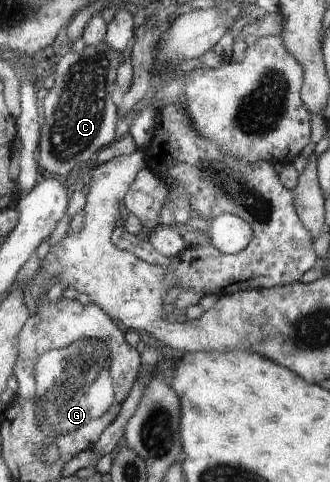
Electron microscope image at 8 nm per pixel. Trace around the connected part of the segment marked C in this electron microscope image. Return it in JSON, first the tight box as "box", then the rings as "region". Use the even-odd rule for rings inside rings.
{"box":[37,42,130,177],"region":[[[102,42],[96,47],[85,47],[82,53],[71,52],[60,58],[54,73],[54,86],[44,99],[44,123],[41,124],[38,139],[37,159],[42,175],[61,177],[68,175],[74,167],[87,169],[88,161],[96,151],[111,144],[116,138],[116,71],[118,67],[130,61],[124,59],[121,53],[112,51],[106,43]]]}

